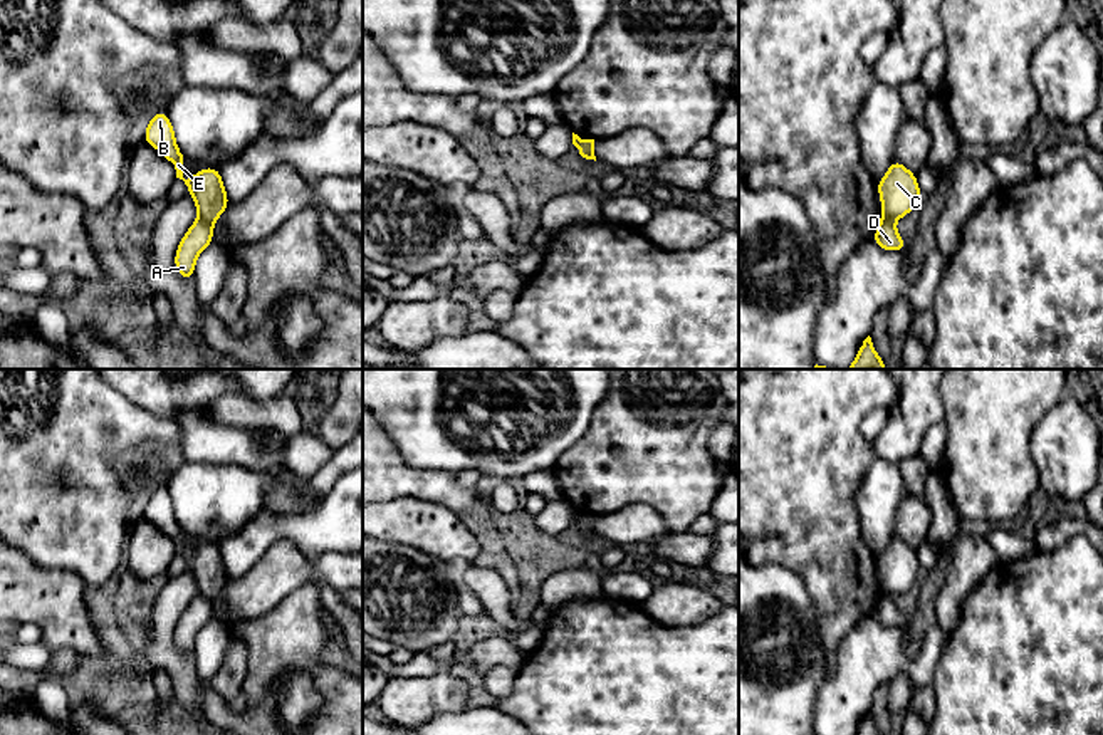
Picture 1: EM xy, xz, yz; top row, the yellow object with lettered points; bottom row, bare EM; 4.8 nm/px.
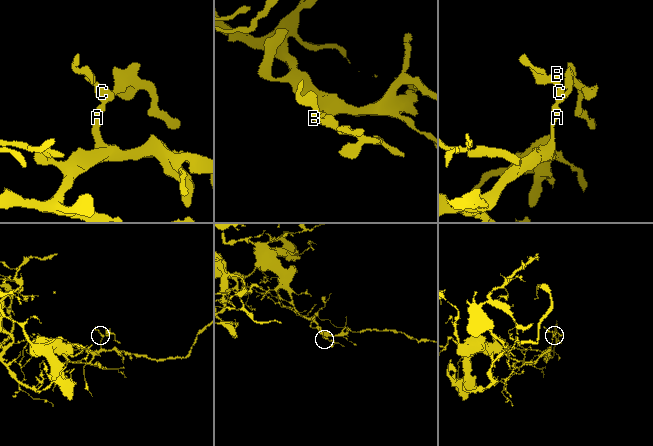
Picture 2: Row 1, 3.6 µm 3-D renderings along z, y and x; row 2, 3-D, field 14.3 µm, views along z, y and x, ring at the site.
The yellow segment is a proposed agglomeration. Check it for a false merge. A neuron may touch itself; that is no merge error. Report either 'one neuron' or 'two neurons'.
two neurons

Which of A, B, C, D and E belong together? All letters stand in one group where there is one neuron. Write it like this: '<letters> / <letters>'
A D / B C E

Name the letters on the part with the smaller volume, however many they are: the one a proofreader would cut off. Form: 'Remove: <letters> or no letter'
Remove: B, C, E

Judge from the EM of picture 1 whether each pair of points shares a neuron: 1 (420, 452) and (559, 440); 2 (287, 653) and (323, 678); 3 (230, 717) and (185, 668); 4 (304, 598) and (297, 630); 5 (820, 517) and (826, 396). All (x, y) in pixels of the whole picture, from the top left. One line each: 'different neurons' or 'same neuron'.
1: same neuron
2: different neurons
3: different neurons
4: same neuron
5: same neuron

